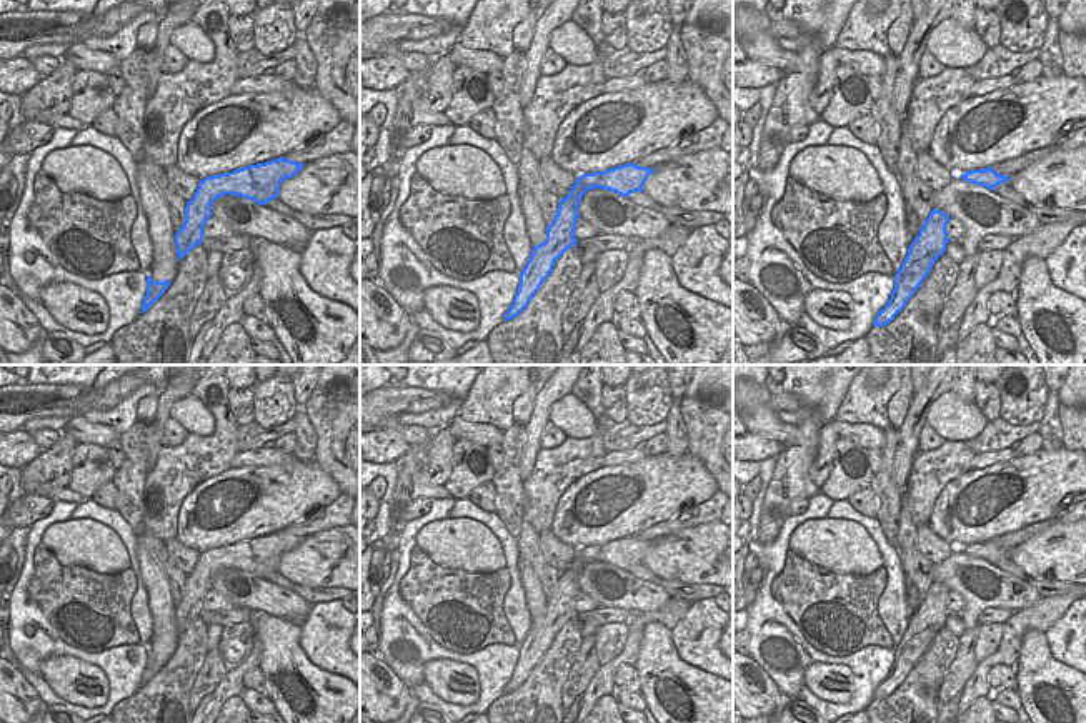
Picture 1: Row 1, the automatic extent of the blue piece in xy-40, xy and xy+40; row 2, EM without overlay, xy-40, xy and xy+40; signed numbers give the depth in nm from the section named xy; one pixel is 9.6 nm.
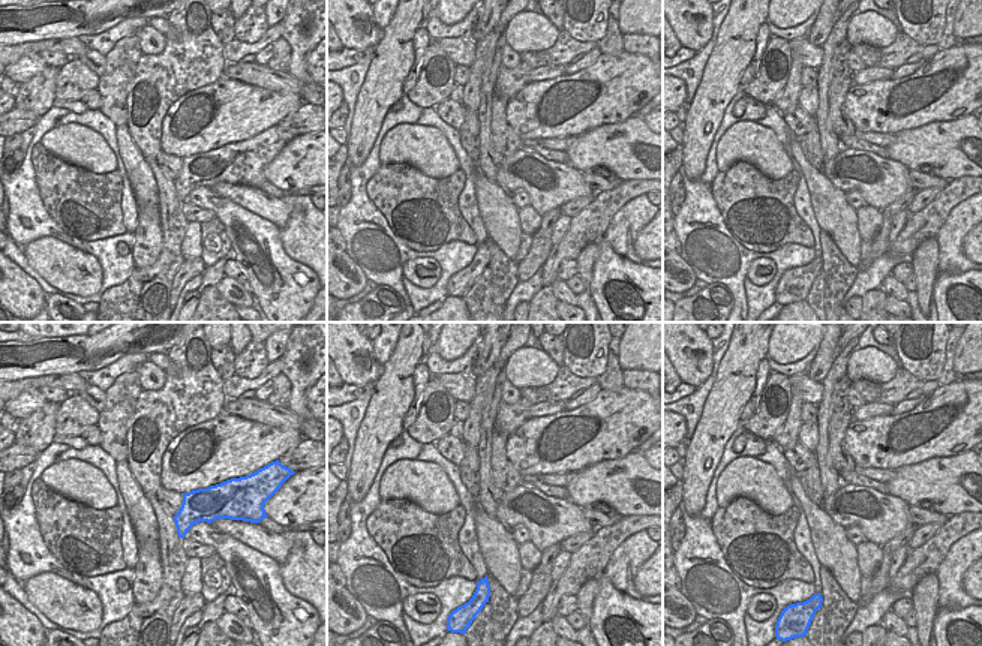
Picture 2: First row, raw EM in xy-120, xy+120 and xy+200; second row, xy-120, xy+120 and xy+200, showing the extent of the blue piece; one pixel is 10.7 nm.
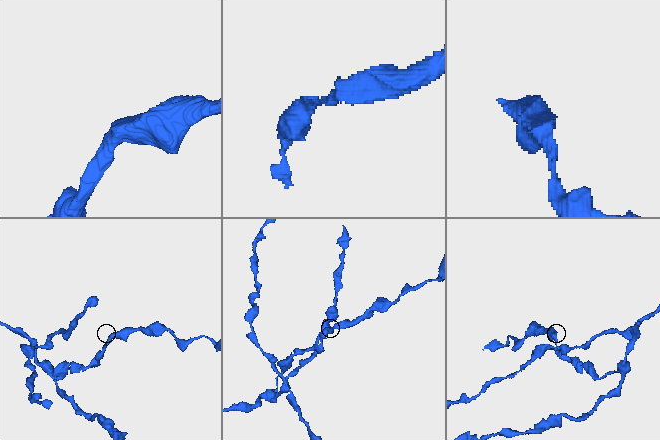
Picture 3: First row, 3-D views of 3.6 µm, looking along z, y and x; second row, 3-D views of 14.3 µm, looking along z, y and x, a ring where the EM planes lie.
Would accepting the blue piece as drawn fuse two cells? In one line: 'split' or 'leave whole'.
leave whole

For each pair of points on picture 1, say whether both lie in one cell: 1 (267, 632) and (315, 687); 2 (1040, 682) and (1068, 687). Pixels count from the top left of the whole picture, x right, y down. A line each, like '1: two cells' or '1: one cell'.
1: one cell
2: one cell

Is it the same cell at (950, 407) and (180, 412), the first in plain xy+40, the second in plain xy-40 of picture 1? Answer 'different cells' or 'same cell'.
same cell

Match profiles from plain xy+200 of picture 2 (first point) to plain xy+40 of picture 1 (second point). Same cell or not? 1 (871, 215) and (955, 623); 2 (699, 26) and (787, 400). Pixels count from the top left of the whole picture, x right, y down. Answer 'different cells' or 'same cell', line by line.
1: same cell
2: different cells

